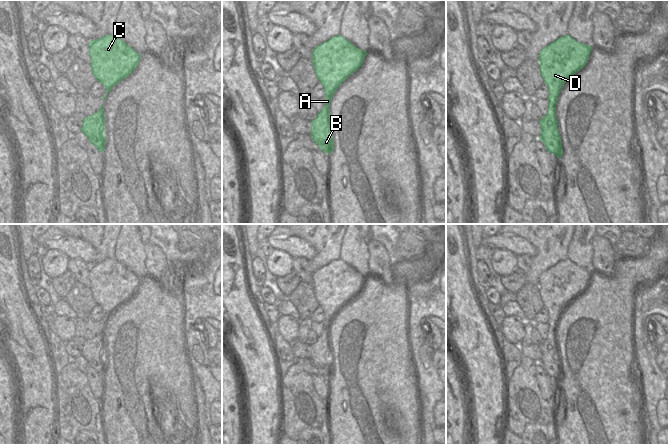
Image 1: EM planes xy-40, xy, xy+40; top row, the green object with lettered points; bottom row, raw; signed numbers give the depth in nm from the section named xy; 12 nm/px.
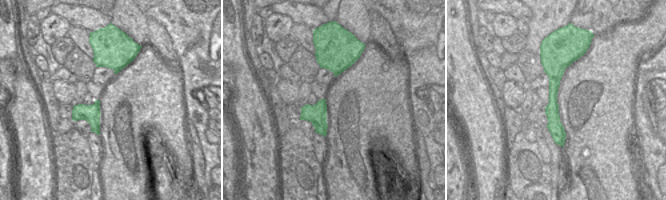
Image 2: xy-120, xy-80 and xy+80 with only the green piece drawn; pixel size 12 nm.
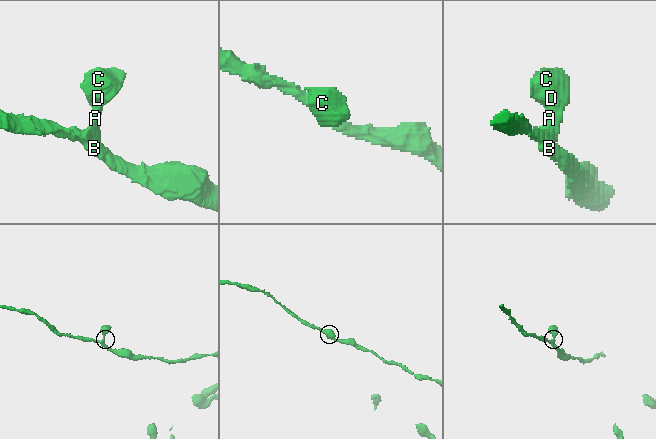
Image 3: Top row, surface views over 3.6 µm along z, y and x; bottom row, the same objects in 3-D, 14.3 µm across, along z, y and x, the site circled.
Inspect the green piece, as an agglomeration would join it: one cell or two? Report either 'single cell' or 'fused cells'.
single cell

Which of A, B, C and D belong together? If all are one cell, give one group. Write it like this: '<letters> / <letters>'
A B C D

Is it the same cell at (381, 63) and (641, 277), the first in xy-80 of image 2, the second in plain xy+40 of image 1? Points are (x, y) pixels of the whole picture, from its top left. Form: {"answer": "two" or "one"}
{"answer": "one"}

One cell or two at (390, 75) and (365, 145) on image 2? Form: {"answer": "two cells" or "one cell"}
{"answer": "one cell"}

